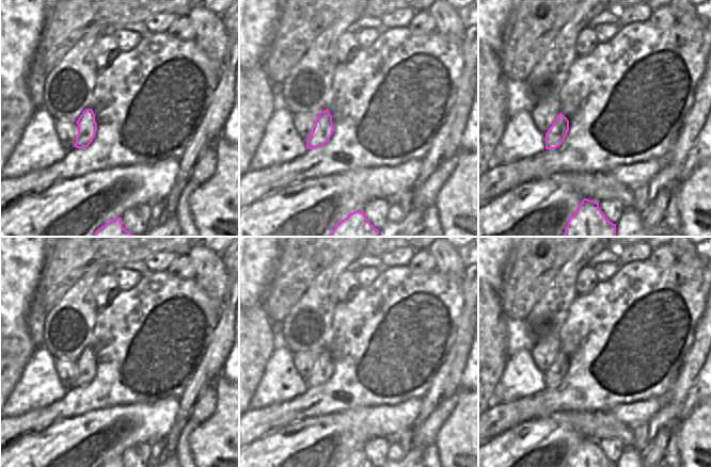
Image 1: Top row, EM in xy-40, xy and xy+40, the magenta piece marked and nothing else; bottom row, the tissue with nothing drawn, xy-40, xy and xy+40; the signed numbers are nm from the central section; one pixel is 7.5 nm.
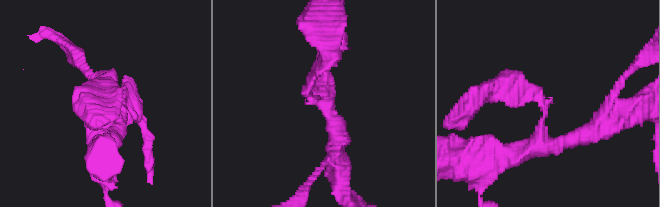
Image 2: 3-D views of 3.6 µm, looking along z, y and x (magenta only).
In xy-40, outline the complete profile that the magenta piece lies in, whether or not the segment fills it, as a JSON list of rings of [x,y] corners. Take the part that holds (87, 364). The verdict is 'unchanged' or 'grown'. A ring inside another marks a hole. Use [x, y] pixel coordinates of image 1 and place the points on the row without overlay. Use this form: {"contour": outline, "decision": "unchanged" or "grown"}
{"contour": [[[85,348],[76,361],[78,364],[78,374],[74,385],[81,388],[93,381],[97,370],[97,361],[93,349]]], "decision": "unchanged"}

